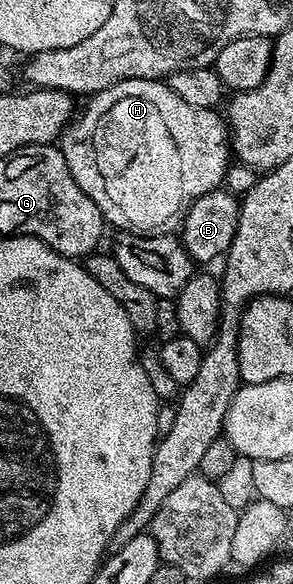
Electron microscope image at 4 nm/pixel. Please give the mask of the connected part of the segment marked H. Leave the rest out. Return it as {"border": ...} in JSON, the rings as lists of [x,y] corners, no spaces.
{"border":[[[130,79],[129,81],[119,81],[117,85],[112,85],[91,98],[88,110],[84,114],[77,116],[69,124],[68,128],[60,134],[58,138],[58,148],[66,159],[70,167],[70,175],[74,175],[74,183],[94,199],[94,203],[104,214],[105,222],[109,226],[117,225],[117,230],[125,233],[142,233],[145,235],[168,235],[181,228],[184,217],[188,213],[188,208],[192,206],[202,195],[206,195],[210,190],[217,188],[225,180],[225,174],[228,172],[230,160],[230,130],[223,116],[219,117],[216,109],[199,109],[190,107],[163,80],[157,79]]]}

